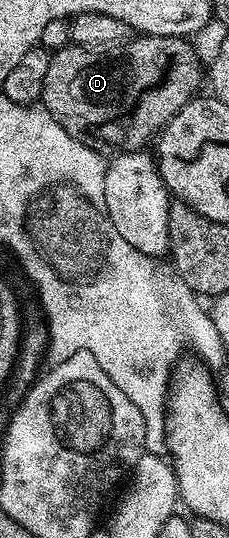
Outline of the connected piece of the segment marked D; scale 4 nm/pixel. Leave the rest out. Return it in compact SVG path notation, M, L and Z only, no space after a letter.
M153 34L136 36L123 43L121 50L124 50L121 54L112 54L116 52L101 52L99 49L87 50L84 46L75 44L63 46L61 50L55 51L51 55L46 80L42 84L40 94L44 109L50 112L50 116L54 116L54 120L58 125L66 128L66 132L70 132L70 136L74 136L74 140L78 140L82 144L101 152L107 151L107 146L117 146L115 149L120 152L147 147L147 142L150 141L149 143L151 143L159 135L160 131L168 125L169 120L199 91L196 89L200 86L200 78L202 82L202 63L200 57L196 54L195 45L188 38L167 38L166 36L154 36Z

